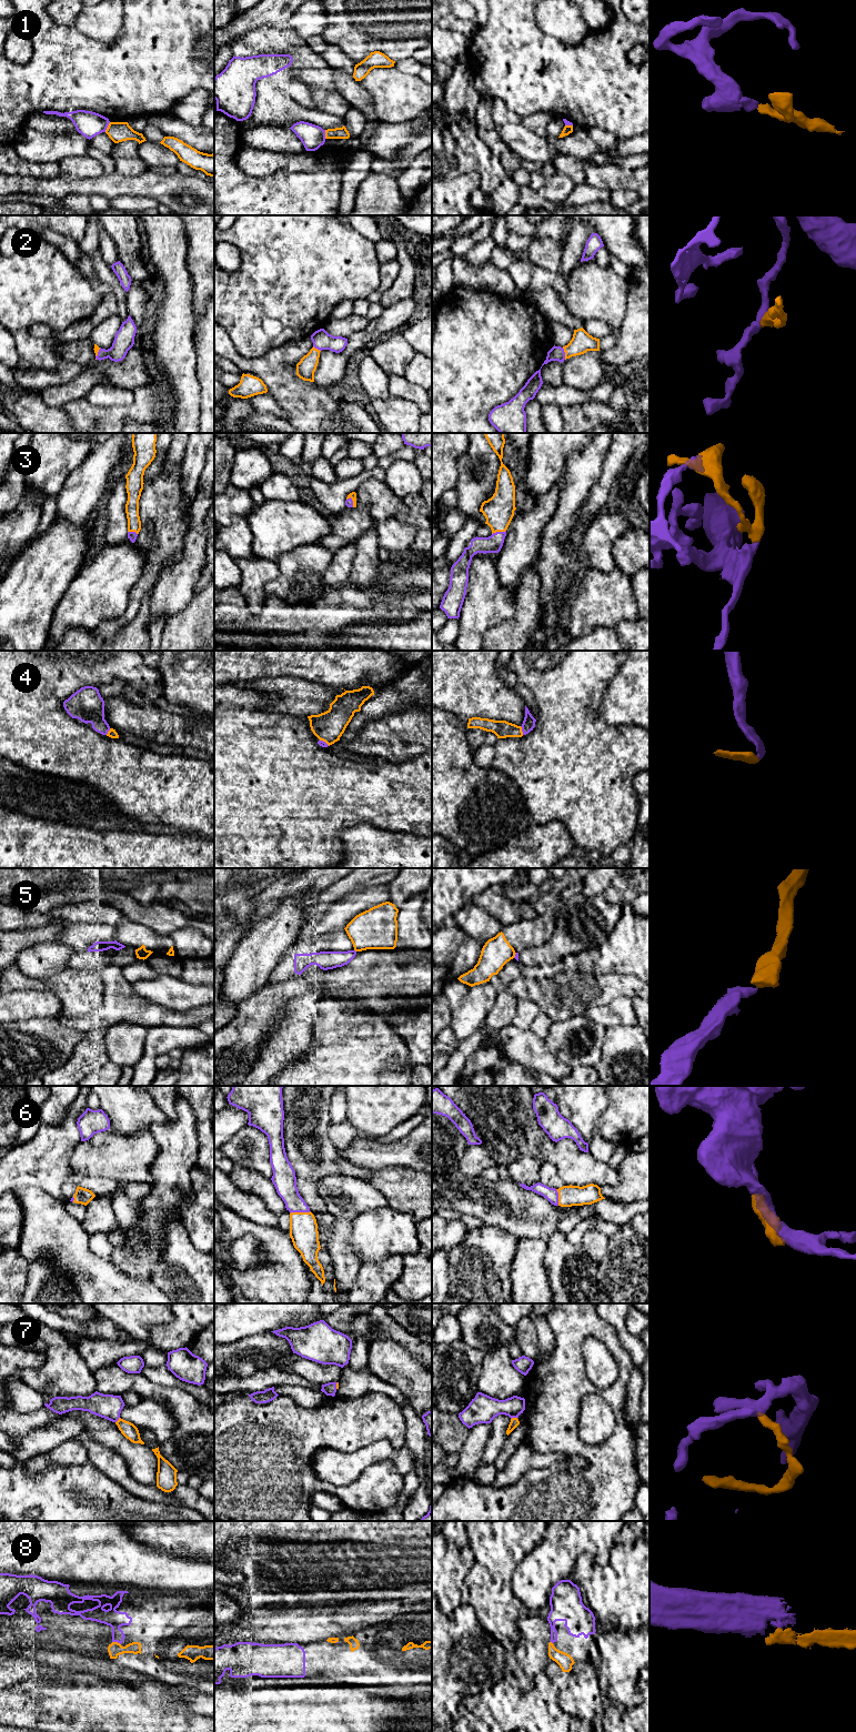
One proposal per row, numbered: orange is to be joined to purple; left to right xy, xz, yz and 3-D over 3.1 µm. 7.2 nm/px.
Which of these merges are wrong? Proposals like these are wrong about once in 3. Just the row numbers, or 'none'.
1, 5

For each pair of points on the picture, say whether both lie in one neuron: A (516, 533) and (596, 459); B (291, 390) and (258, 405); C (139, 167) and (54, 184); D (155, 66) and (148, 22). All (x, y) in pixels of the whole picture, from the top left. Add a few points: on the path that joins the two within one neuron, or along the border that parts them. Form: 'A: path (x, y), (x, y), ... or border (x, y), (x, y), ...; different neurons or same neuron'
A: border (562, 481), (559, 505), (552, 516); different neurons
B: border (267, 392), (285, 412), (288, 419); different neurons
C: border (114, 171), (126, 175), (138, 175), (141, 173); different neurons
D: path (155, 54), (151, 47), (151, 33); same neuron

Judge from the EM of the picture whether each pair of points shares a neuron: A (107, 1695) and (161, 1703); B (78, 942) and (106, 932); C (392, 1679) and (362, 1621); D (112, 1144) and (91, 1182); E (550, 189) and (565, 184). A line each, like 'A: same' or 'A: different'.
A: different
B: same
C: different
D: different
E: same

